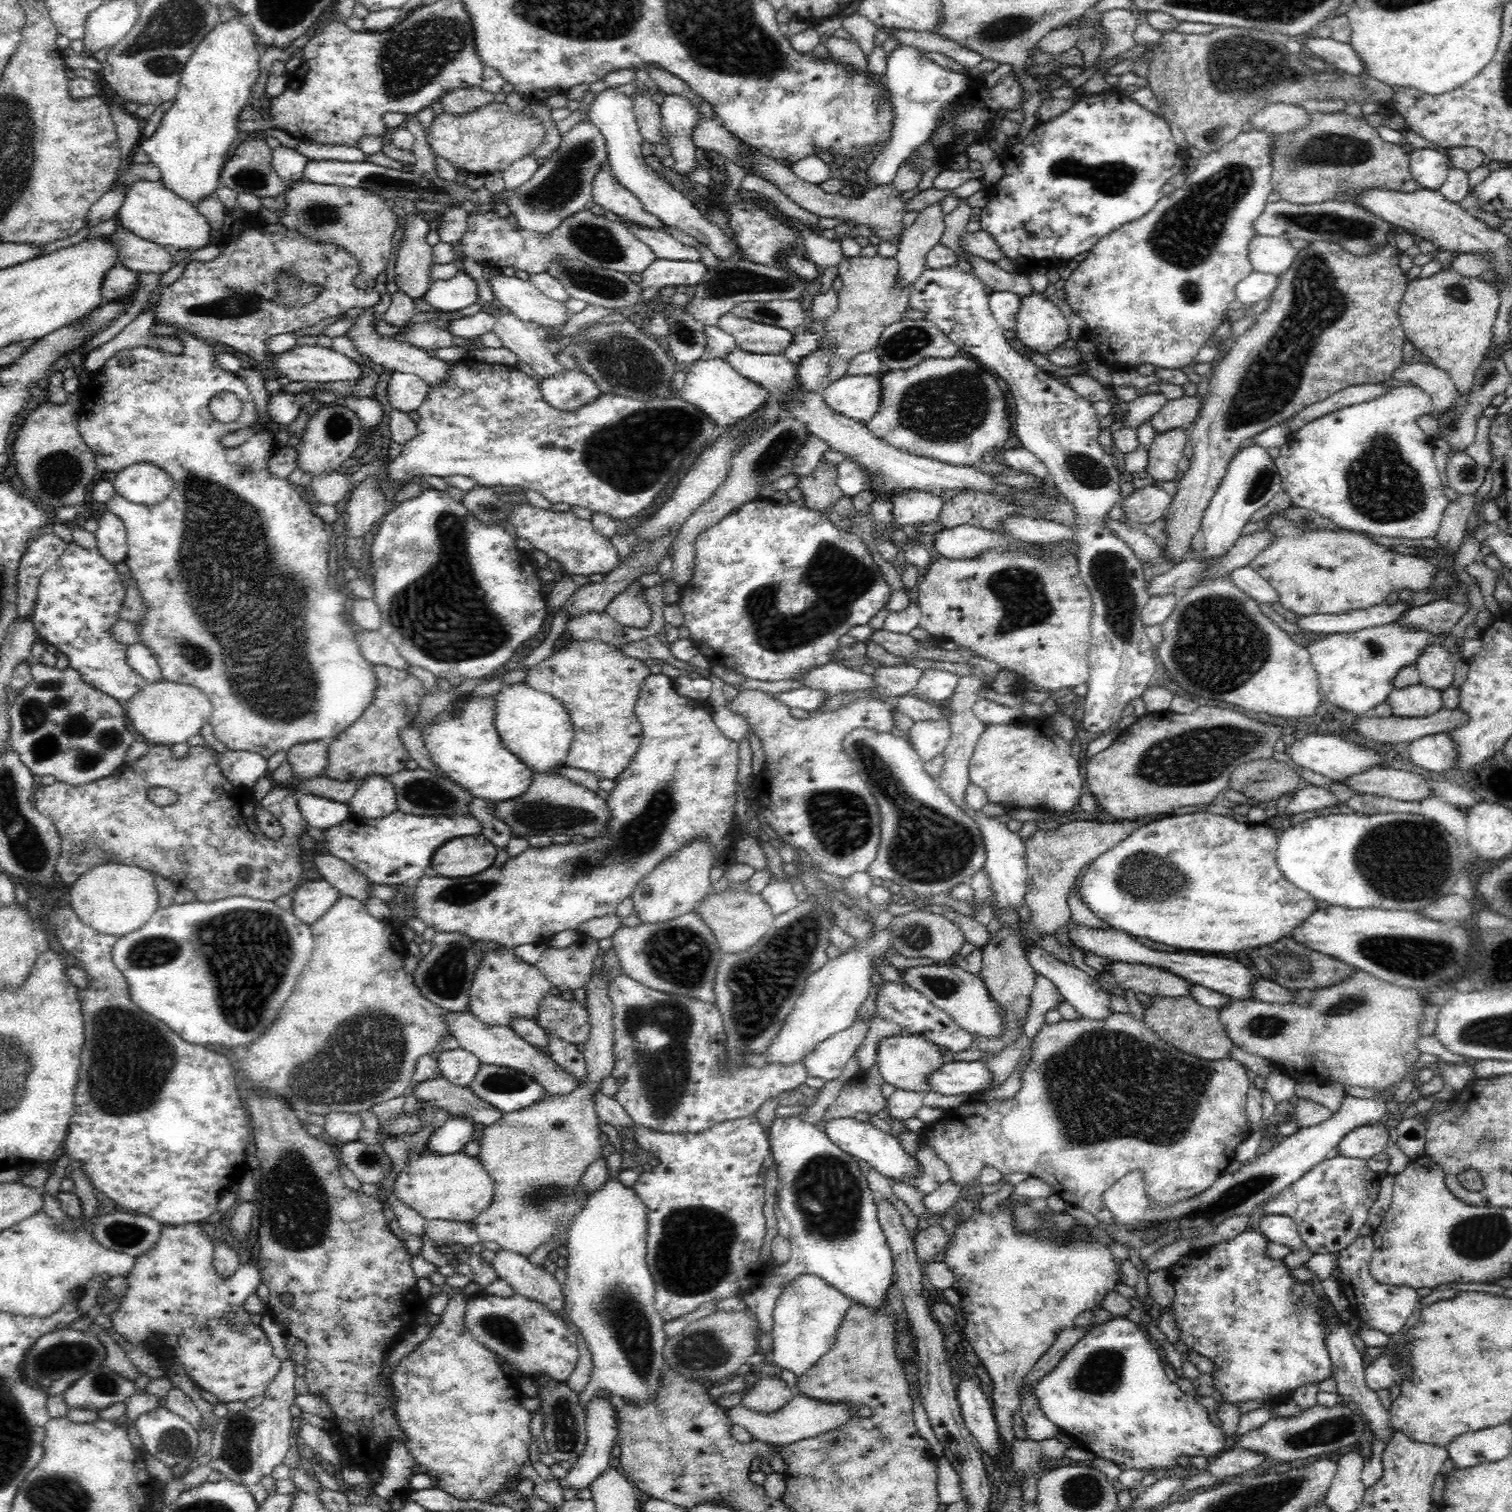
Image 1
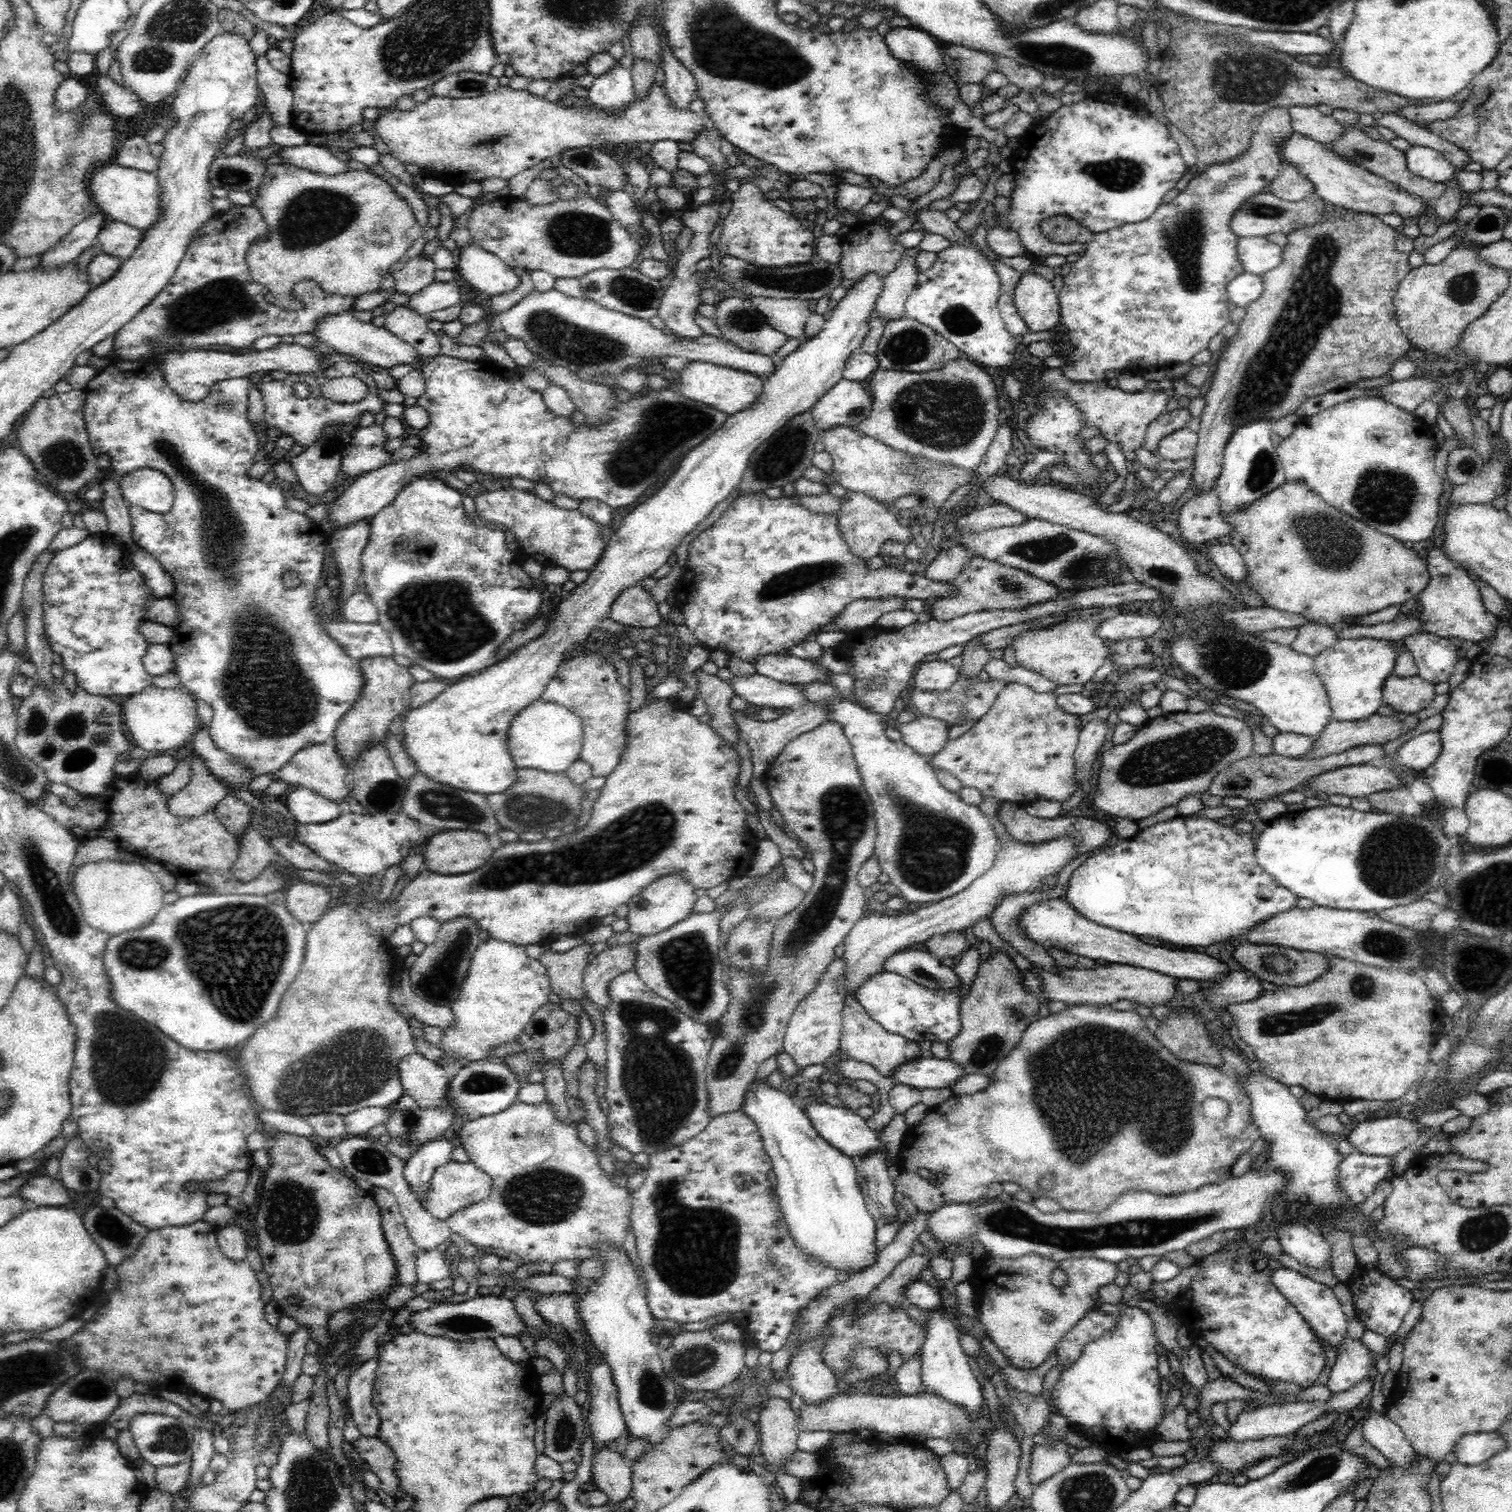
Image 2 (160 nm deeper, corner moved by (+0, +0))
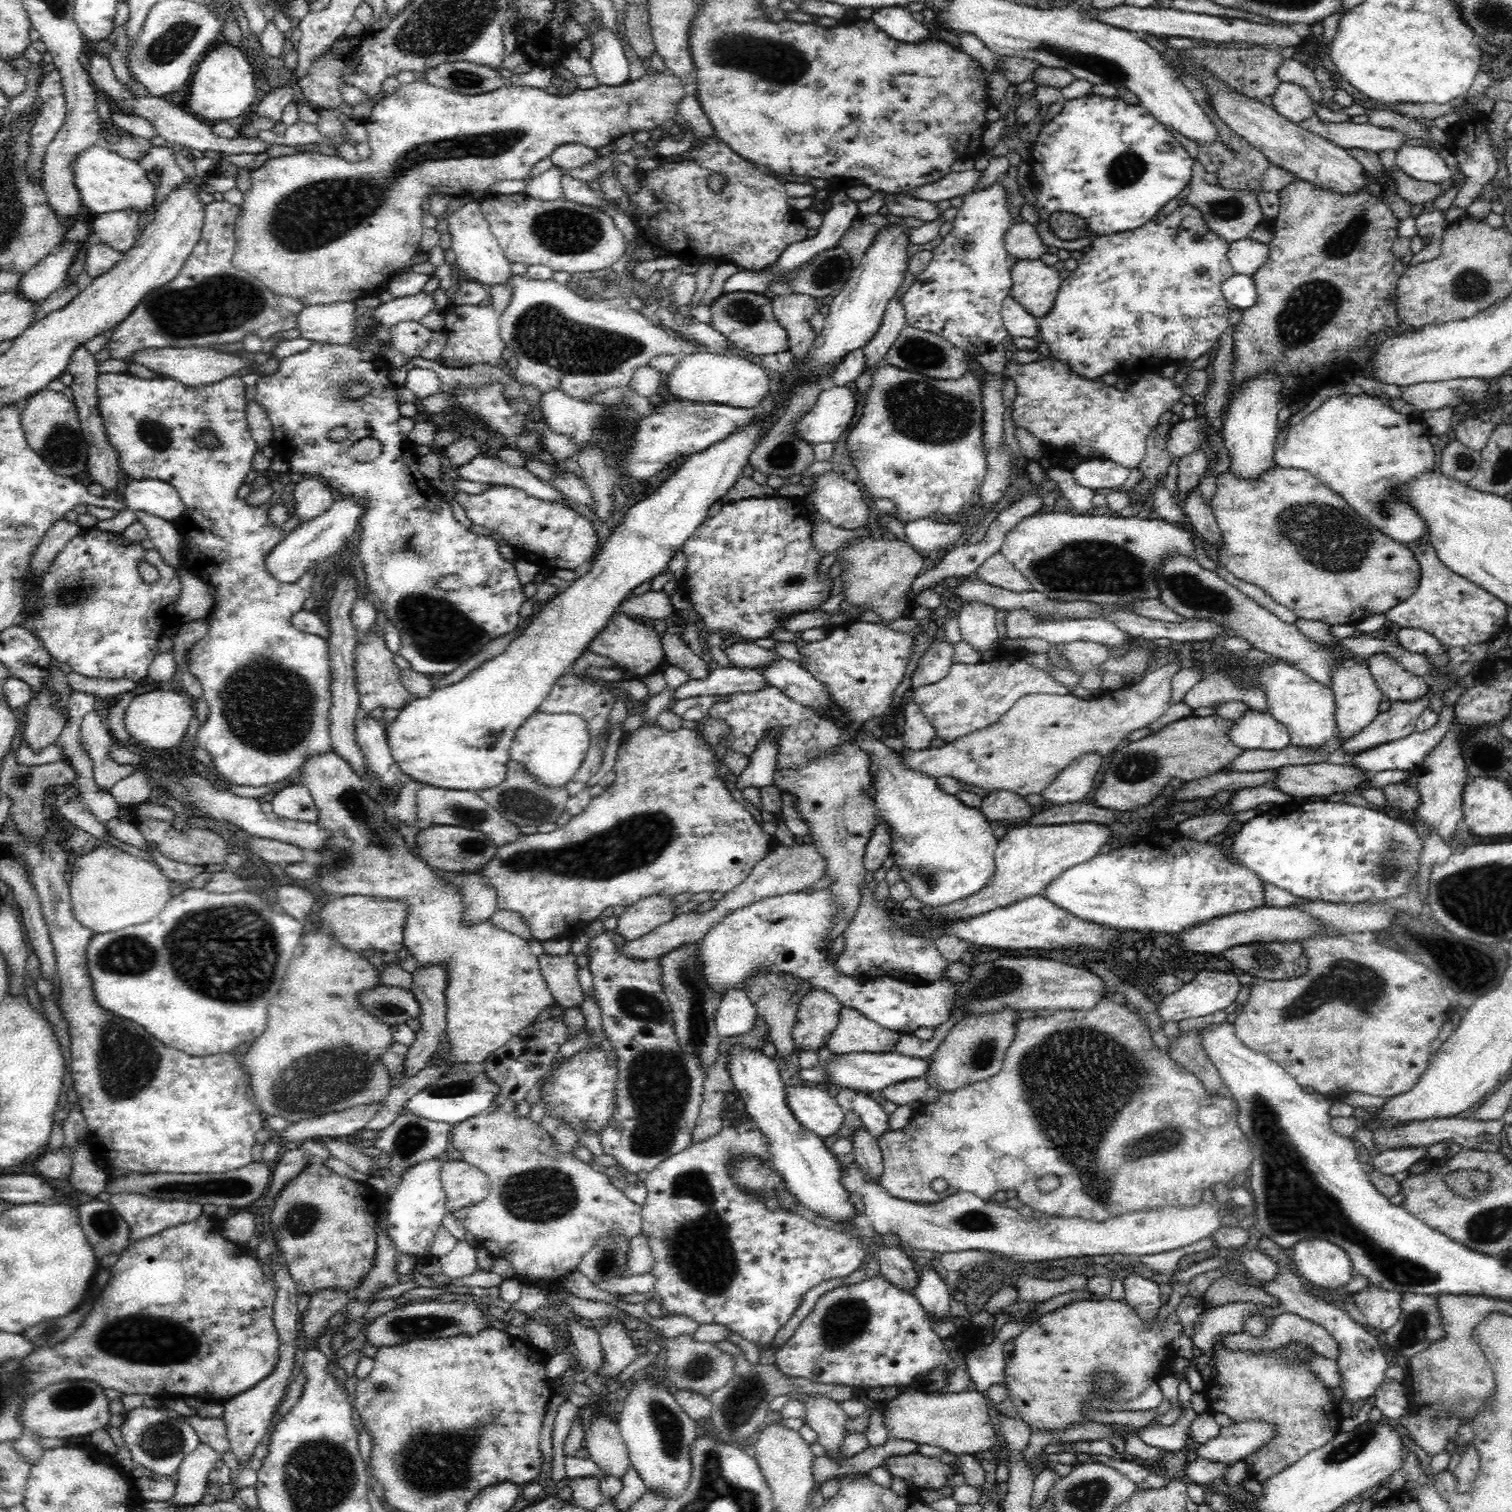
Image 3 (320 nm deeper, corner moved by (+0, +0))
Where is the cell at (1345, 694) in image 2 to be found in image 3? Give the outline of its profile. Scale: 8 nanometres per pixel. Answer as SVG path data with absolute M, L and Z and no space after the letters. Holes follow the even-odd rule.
M1344 658L1336 666L1332 675L1332 687L1335 697L1335 720L1337 734L1341 743L1354 738L1362 729L1369 726L1374 718L1379 715L1379 705L1384 700L1384 695L1372 679L1365 659Z

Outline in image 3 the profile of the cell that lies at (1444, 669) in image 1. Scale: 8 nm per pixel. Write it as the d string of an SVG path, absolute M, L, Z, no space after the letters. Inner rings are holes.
M1400 627L1396 632L1397 641L1408 651L1425 654L1440 668L1449 658L1444 654L1442 644L1436 637L1422 629Z

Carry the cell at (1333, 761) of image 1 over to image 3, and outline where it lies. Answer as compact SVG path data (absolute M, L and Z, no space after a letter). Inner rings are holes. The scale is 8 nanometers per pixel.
M1248 709L1226 735L1229 740L1242 750L1263 749L1281 750L1290 743L1288 731L1282 723L1276 721L1270 711Z

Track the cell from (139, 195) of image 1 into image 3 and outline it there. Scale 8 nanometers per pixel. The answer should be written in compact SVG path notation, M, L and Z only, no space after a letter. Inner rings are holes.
M92 144L86 150L80 150L70 160L70 165L72 165L72 181L80 193L79 198L85 211L98 216L127 209L136 209L142 214L151 208L157 188L152 185L153 177L147 176L139 162Z

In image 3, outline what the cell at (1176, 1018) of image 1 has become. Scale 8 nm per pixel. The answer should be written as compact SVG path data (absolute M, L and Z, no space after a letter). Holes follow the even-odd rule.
M1194 1031L1182 1032L1180 1037L1170 1041L1169 1057L1180 1066L1189 1070L1198 1077L1206 1094L1223 1094L1225 1084L1219 1075L1218 1069L1206 1057L1202 1049L1202 1041Z

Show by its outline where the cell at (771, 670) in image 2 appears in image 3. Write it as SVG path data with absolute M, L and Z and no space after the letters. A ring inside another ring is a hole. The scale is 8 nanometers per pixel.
M740 640L722 648L722 651L734 667L741 668L760 668L760 666L768 664L772 658L778 658L778 655L770 649L754 645L750 642L741 642Z

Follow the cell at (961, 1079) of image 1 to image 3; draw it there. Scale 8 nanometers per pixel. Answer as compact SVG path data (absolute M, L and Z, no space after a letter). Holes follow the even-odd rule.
M848 1052L848 1054L833 1054L822 1062L822 1068L827 1074L826 1082L834 1086L850 1088L865 1094L882 1091L887 1086L904 1082L908 1078L923 1078L928 1070L928 1060L910 1057L896 1052Z

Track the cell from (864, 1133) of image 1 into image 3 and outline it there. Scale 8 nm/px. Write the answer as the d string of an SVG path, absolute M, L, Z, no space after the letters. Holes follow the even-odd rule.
M799 1084L784 1088L784 1092L788 1109L805 1129L823 1139L839 1131L843 1122L842 1109L824 1087Z

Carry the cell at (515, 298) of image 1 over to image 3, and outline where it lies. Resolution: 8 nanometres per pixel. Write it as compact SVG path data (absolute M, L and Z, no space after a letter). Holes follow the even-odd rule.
M477 201L464 204L450 216L447 216L448 229L452 239L451 249L454 251L458 266L468 276L469 281L480 282L488 288L496 284L502 285L511 278L511 263L504 255L500 243L490 231L490 223L484 219Z

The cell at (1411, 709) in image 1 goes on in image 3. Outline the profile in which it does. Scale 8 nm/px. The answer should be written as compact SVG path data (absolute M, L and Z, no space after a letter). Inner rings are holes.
M1385 652L1372 654L1365 660L1372 679L1384 697L1391 702L1414 701L1428 691L1429 682L1425 677L1408 672Z

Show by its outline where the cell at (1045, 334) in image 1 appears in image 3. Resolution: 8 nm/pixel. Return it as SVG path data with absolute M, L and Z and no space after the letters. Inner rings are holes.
M1020 258L1011 269L1009 295L1036 318L1052 308L1062 285L1059 266L1049 266L1041 259Z

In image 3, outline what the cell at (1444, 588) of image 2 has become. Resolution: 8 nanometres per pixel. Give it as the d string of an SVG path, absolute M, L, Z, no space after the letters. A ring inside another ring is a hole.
M1422 543L1412 553L1420 567L1418 586L1409 598L1384 613L1388 622L1400 627L1422 629L1453 651L1471 644L1488 643L1508 627L1508 604L1444 566L1432 545Z

